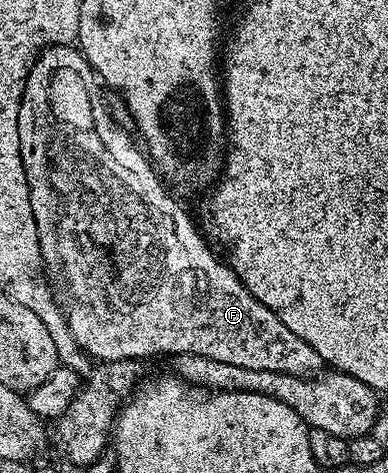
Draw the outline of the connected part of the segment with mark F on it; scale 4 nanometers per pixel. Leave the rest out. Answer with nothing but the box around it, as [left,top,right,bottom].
[18,45,324,378]

